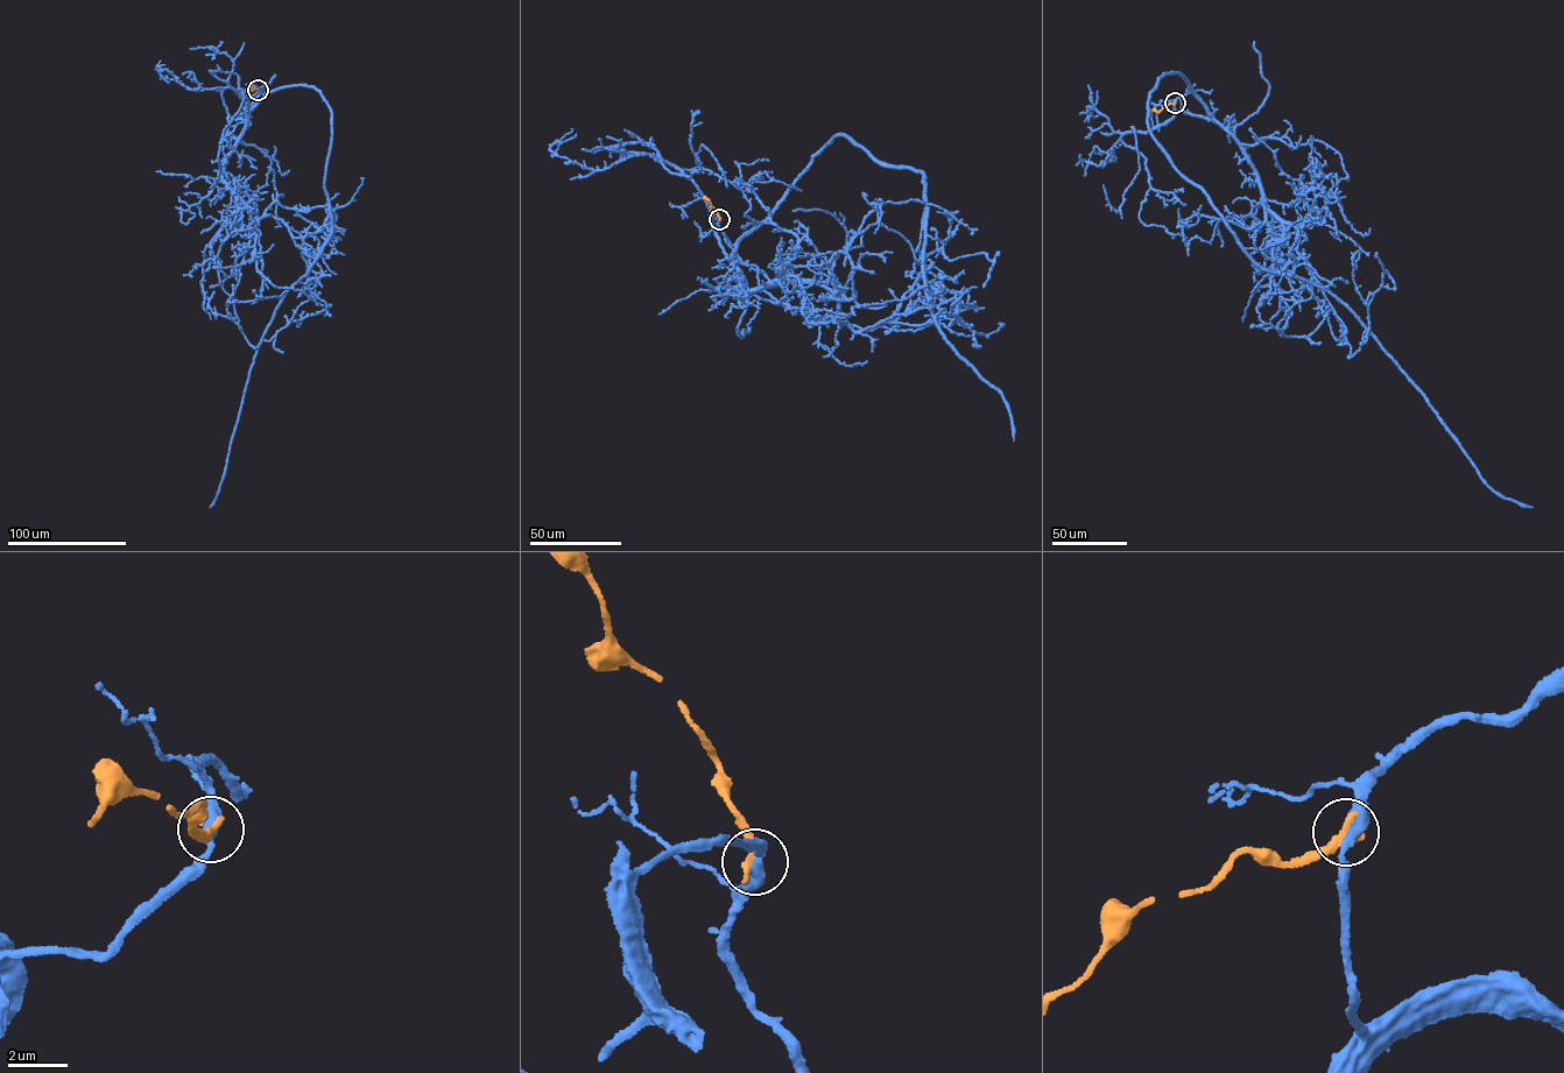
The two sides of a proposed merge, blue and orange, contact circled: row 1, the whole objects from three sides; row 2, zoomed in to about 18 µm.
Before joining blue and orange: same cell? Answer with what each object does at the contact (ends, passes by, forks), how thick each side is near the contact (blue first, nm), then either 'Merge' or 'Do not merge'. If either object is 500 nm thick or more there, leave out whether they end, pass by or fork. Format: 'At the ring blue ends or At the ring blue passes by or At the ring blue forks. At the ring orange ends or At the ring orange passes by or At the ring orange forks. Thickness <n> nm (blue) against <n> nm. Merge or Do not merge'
At the ring blue passes by. At the ring orange ends. Thickness 400 nm (blue) against 360 nm. Do not merge

